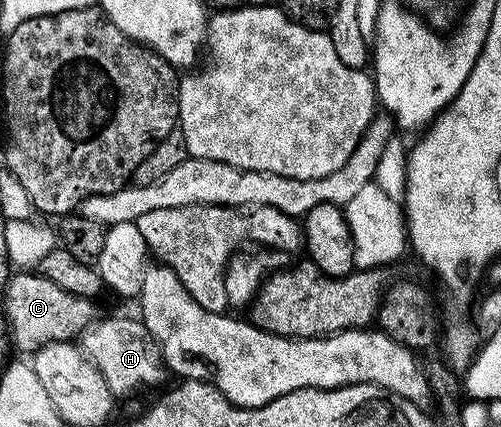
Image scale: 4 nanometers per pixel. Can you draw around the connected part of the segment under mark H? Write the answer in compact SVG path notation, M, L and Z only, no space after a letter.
M103 319L91 324L81 335L81 350L101 373L112 396L127 395L138 387L155 387L165 376L163 354L147 331L146 325L135 319Z

